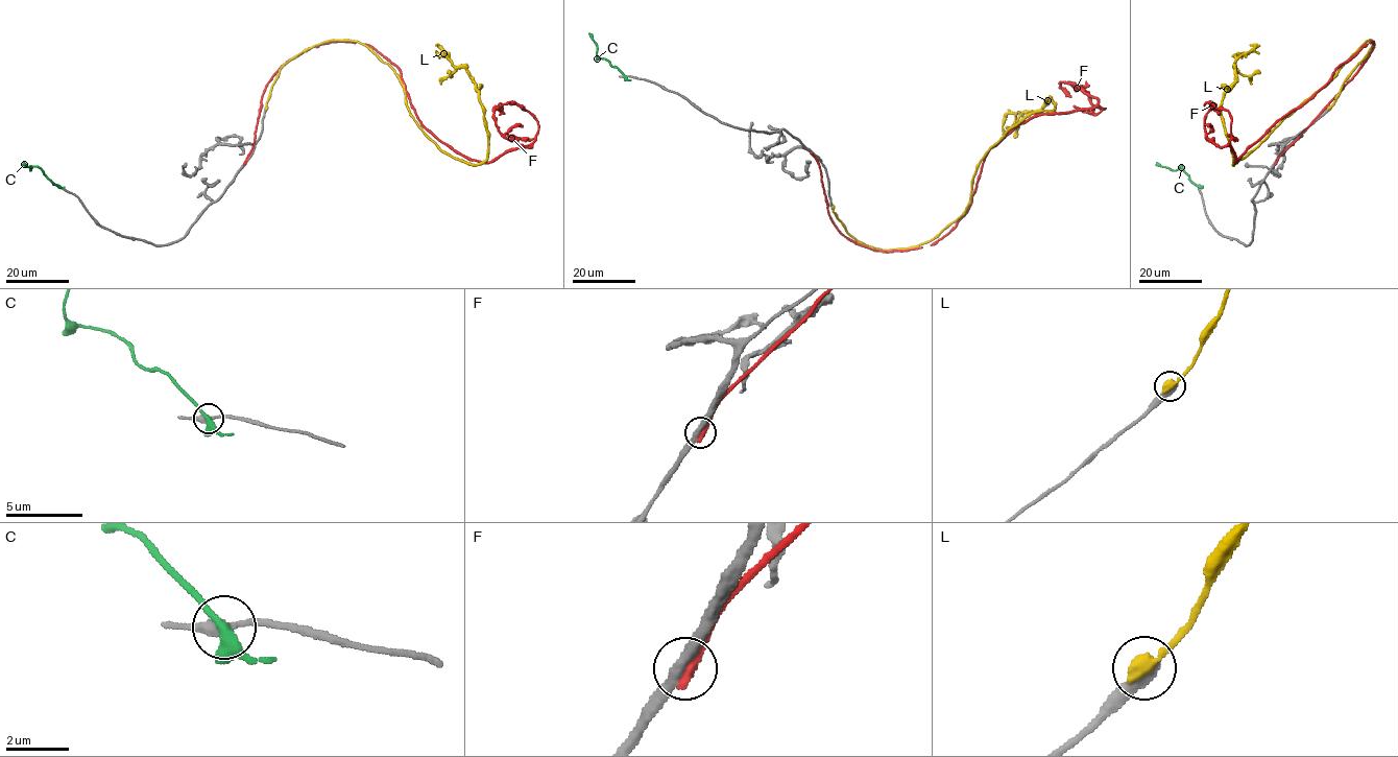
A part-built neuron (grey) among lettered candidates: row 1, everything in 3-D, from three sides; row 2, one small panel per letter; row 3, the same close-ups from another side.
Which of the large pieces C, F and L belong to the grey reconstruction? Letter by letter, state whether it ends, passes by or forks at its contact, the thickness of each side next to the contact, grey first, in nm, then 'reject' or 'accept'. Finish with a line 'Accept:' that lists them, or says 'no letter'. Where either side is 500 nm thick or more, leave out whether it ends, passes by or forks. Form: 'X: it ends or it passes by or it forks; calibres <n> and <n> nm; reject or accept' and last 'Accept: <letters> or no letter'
C: it passes by; calibres 320 and 380 nm; reject
F: it ends; calibres 280 and 440 nm; reject
L: it ends; calibres 440 and 480 nm; reject
Accept: no letter

